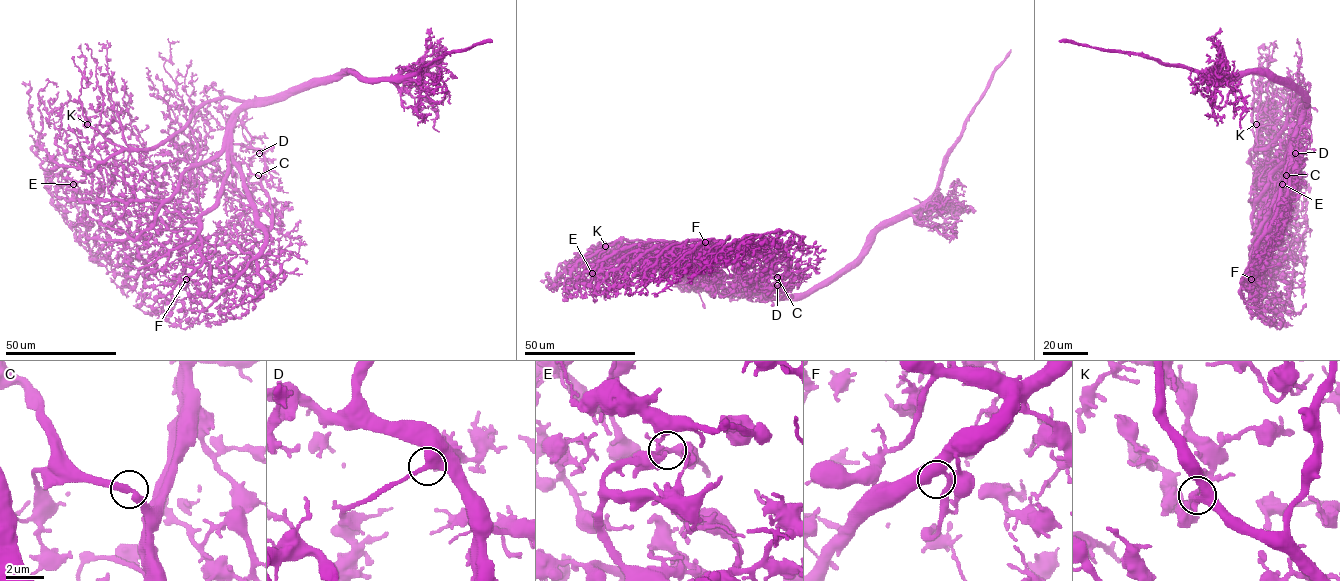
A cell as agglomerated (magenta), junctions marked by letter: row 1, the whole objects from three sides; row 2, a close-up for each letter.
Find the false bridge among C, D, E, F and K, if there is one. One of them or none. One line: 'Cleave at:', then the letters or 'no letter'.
Cleave at: no letter

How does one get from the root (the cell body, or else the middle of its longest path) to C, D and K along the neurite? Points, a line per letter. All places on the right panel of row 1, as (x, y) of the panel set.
C: (1306, 98), (1308, 121), (1298, 137), (1295, 173), (1290, 177), (1286, 175)
D: (1306, 98), (1308, 121), (1299, 134), (1295, 153)
K: (1306, 98), (1266, 147), (1253, 147), (1252, 127), (1256, 124)

